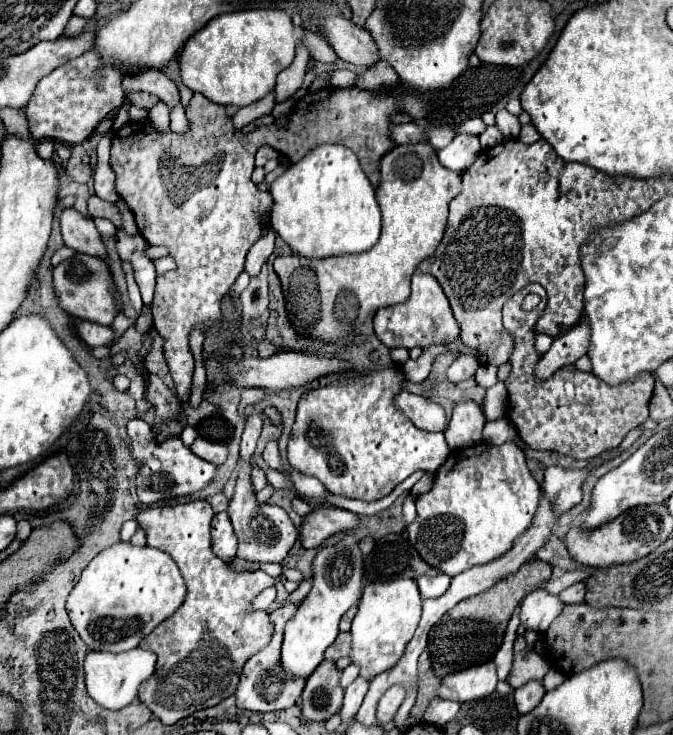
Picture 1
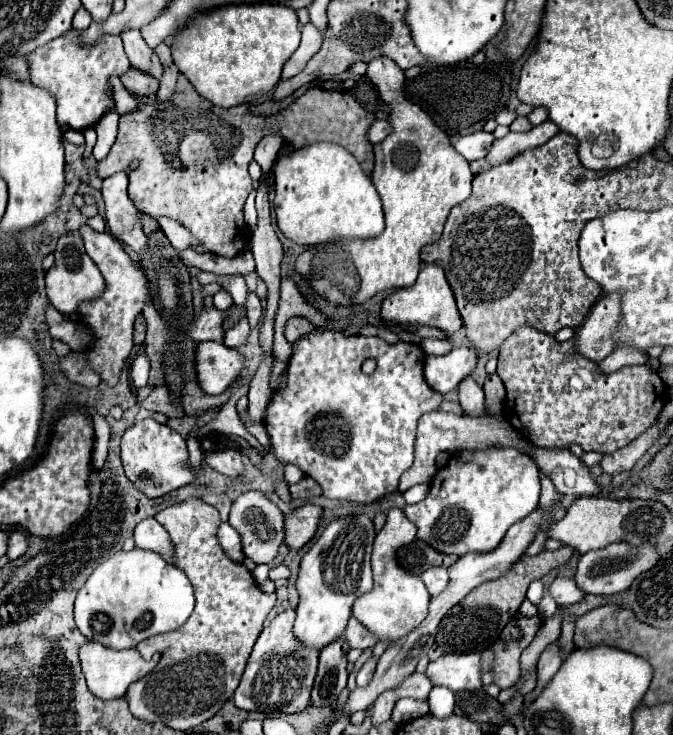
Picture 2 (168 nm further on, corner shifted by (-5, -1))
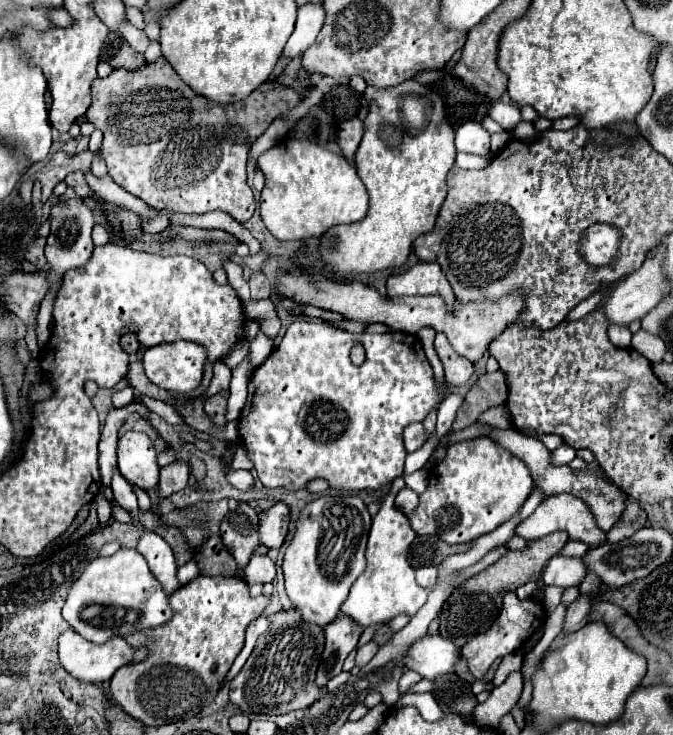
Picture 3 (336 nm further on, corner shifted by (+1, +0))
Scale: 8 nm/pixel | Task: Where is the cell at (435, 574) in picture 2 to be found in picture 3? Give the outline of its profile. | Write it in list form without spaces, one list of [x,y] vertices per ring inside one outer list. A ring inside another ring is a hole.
[[[420,567],[420,569],[416,569],[416,583],[420,587],[432,587],[436,583],[436,577],[438,577],[436,567]]]

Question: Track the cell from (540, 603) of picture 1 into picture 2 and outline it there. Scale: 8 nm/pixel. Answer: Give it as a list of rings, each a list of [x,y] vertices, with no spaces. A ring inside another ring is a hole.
[[[556,578],[548,590],[560,608],[570,606],[570,604],[578,604],[584,598],[584,594],[576,588],[574,580],[566,580],[566,578]]]

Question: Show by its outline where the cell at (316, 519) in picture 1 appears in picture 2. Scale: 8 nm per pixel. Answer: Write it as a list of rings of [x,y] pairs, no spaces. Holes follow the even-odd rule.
[[[308,504],[308,506],[296,508],[292,514],[286,516],[286,540],[284,542],[290,548],[300,550],[314,538],[320,518],[322,518],[320,506]]]

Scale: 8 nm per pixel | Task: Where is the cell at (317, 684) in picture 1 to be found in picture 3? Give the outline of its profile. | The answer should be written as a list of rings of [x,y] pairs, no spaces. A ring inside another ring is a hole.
[[[340,613],[340,617],[334,623],[330,623],[330,627],[324,627],[324,631],[326,631],[326,647],[316,673],[316,683],[320,687],[324,687],[334,675],[342,671],[344,659],[358,645],[362,627],[358,627],[358,623],[354,623],[354,619],[350,619],[348,615]]]

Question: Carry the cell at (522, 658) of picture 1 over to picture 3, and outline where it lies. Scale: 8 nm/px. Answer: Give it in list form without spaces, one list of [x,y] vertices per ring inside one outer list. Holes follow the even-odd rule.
[[[514,591],[504,593],[500,615],[498,615],[496,621],[492,623],[492,627],[490,627],[488,631],[472,637],[472,639],[462,647],[462,657],[466,659],[470,673],[472,673],[476,679],[480,679],[480,677],[490,669],[490,665],[492,665],[496,659],[502,659],[502,657],[518,651],[518,649],[524,645],[526,637],[530,637],[532,631],[536,631],[536,629],[540,627],[540,621],[544,621],[544,617],[546,617],[546,613],[544,613],[540,601],[530,599],[530,597],[522,601],[522,599],[516,597]]]

